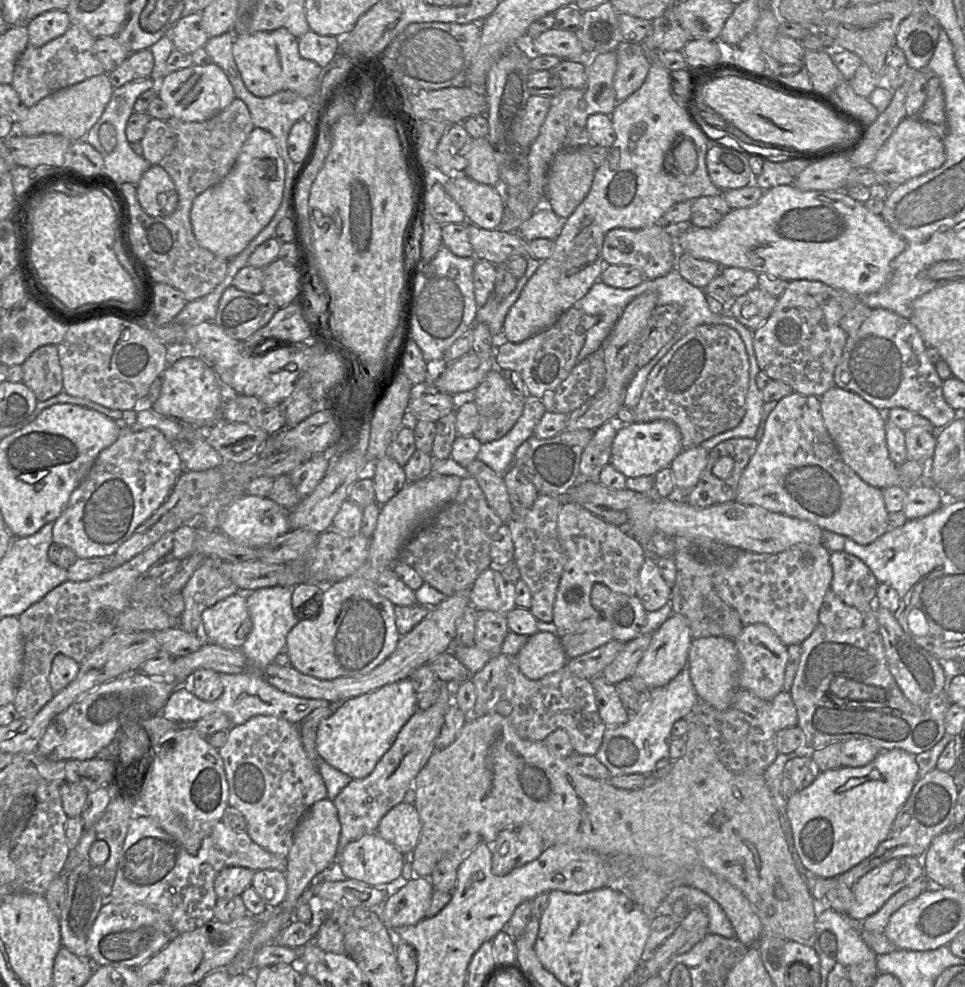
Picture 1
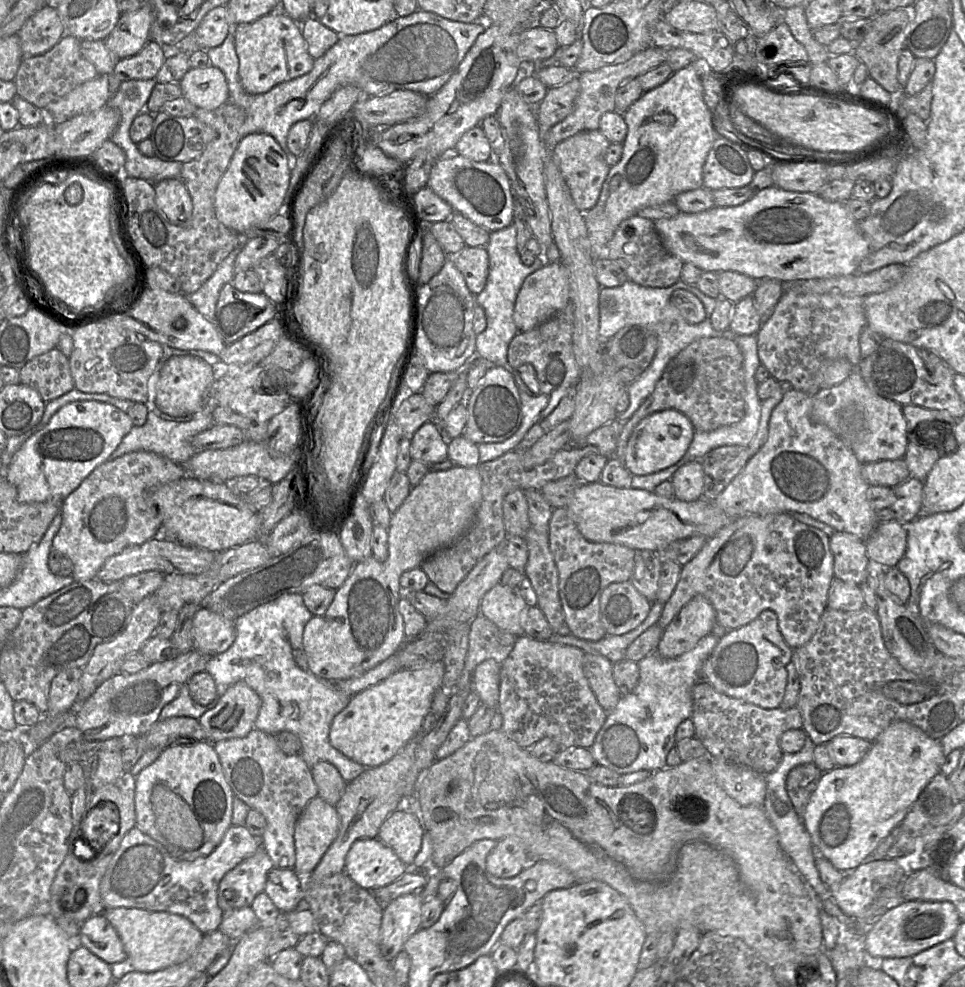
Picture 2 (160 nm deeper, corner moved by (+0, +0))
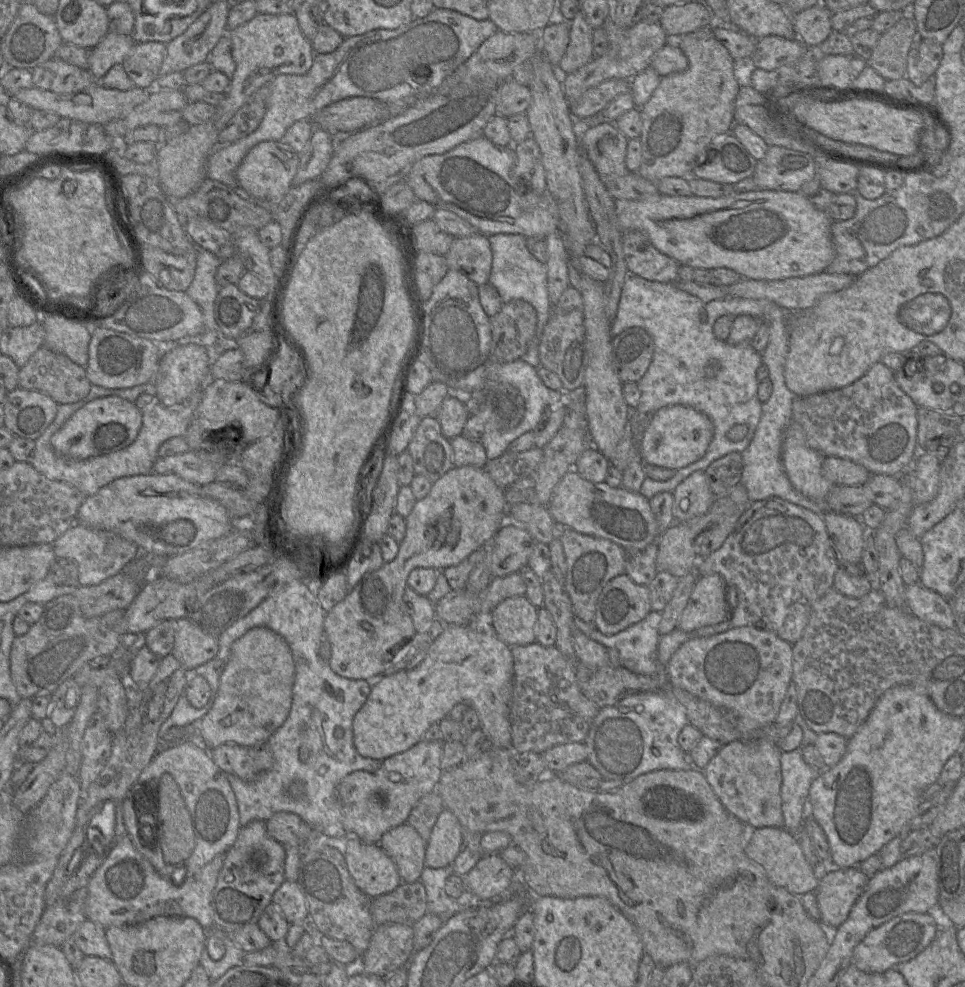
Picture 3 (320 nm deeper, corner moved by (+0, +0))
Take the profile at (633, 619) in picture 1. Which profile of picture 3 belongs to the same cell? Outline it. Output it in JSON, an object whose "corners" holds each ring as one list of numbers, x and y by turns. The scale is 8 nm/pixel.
{"corners":[[623,573,611,579,603,588,598,598,593,624,601,633,613,635,638,623,650,611,652,609,648,587,634,583,626,573]]}

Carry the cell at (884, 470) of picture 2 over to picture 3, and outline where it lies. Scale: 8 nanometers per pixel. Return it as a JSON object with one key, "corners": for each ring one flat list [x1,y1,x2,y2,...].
{"corners":[[824,456,821,472,833,485,848,486,863,486,872,475,862,465,834,456]]}

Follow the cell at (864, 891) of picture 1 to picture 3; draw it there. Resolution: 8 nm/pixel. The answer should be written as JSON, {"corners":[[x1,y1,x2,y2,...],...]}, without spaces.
{"corners":[[858,867,840,868,827,872,819,880,815,890,820,923,829,931,839,927,847,919,868,881,869,877]]}

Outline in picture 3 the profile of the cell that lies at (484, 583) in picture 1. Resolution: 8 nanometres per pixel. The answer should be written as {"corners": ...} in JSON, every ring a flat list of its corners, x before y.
{"corners":[[526,596,511,597,500,602,485,619,497,636,509,647,528,645,536,642,534,627,537,622,538,608]]}

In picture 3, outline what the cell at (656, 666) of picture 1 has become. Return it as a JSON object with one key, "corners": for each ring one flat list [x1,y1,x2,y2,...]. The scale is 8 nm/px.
{"corners":[[717,573,699,577,681,614,678,628,692,632,729,619,726,588,724,578]]}

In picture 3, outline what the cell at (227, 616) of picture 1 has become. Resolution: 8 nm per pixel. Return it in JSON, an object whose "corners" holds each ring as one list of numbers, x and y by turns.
{"corners":[[187,617,175,621,171,654,188,672,213,659,218,648,218,637,205,633]]}

